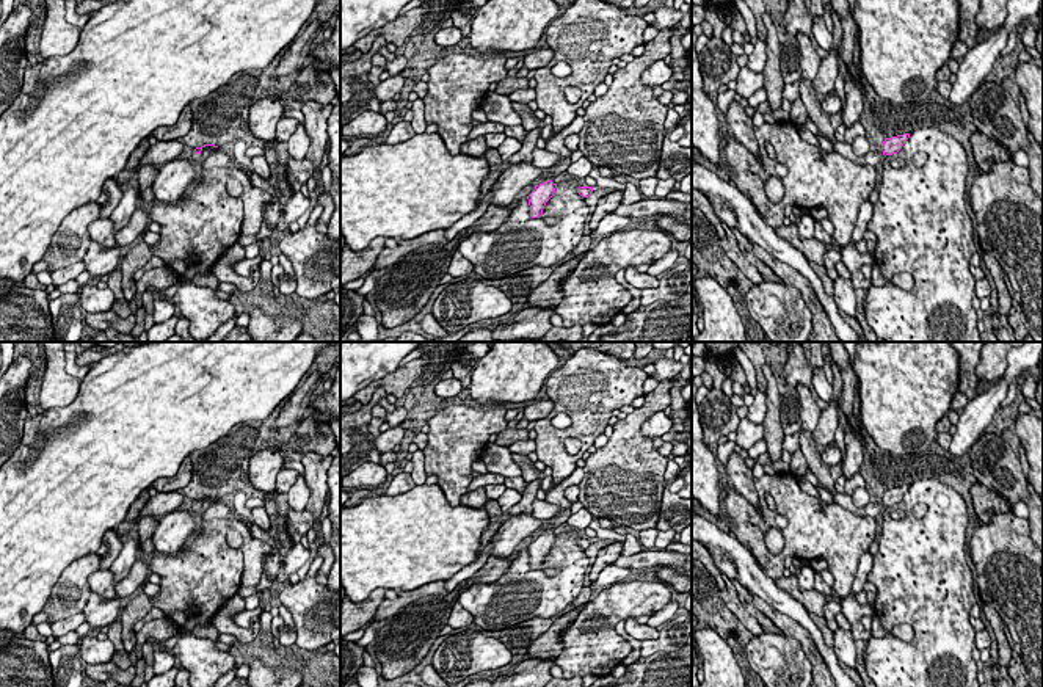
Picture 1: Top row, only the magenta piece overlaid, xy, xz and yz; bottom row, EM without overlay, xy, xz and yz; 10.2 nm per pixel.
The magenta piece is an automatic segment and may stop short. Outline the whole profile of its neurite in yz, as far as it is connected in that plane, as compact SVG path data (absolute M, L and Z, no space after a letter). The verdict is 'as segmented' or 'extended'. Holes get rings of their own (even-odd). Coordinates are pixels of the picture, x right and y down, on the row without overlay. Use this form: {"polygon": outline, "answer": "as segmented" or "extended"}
{"polygon": "M910 485L885 489L881 497L883 507L886 508L886 507L897 505L908 489Z", "answer": "as segmented"}

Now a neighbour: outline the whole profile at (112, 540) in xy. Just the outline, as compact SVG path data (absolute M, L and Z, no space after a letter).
M113 529L104 535L102 543L107 546L107 552L100 558L99 569L108 569L118 558L122 549L122 541L121 536L116 533L116 529Z

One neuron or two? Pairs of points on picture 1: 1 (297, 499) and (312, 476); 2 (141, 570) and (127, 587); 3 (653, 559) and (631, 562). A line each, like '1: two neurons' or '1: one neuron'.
1: two neurons
2: one neuron
3: one neuron

